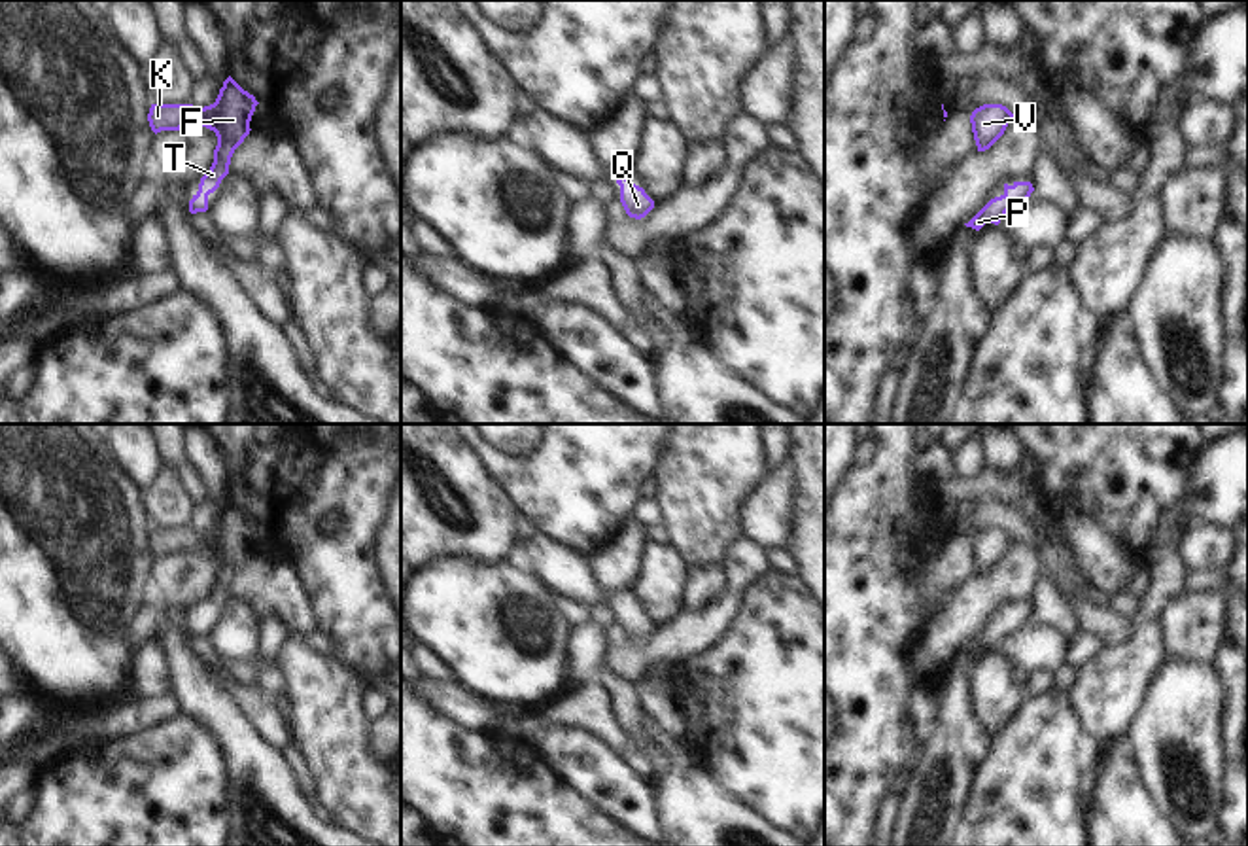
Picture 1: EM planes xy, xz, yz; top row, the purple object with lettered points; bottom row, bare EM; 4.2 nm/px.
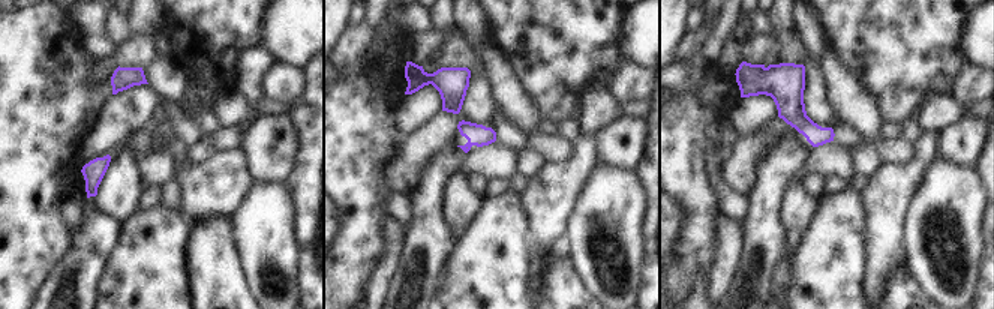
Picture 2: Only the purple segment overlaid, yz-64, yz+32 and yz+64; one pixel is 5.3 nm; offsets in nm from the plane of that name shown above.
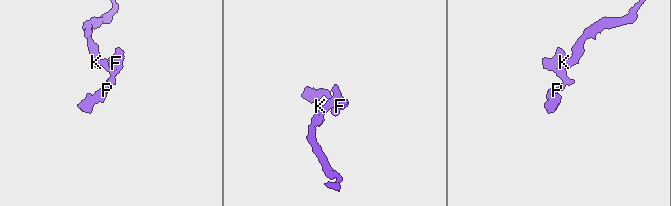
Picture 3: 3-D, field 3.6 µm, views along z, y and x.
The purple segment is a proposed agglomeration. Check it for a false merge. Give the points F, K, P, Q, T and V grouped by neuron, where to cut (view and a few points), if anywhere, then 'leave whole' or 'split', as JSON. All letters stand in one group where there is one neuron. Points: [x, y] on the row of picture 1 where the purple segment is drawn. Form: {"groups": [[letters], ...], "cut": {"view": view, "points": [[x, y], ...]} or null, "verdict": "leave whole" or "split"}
{"groups": [["F", "K", "P", "Q", "T", "V"]], "cut": null, "verdict": "leave whole"}

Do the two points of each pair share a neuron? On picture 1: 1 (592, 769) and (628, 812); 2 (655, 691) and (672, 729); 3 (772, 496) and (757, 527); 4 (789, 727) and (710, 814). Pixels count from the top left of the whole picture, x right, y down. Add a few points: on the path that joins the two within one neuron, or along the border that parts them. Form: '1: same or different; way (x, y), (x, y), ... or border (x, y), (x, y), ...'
1: same; way (604, 780), (623, 801)
2: same; way (657, 701), (672, 720)
3: same; way (770, 504), (764, 519)
4: different; border (693, 765), (708, 773), (764, 818)

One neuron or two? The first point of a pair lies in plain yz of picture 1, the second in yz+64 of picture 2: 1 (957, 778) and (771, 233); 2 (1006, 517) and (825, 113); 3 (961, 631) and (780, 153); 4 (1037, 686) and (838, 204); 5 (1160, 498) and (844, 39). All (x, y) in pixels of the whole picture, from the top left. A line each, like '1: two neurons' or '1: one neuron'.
1: one neuron
2: two neurons
3: two neurons
4: two neurons
5: one neuron

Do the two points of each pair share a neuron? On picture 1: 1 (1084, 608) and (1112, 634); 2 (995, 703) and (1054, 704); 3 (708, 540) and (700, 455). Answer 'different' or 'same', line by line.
1: same
2: different
3: same

